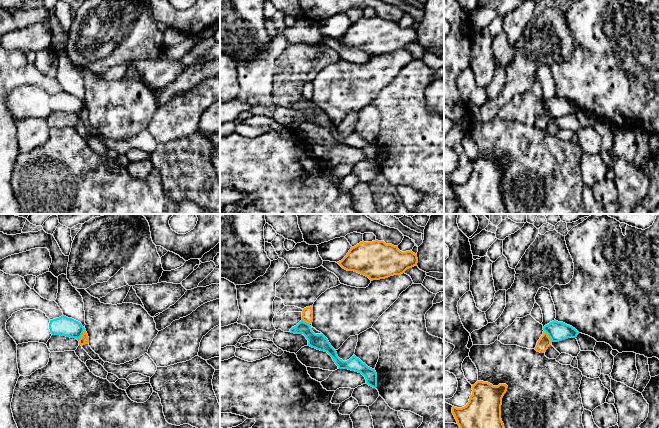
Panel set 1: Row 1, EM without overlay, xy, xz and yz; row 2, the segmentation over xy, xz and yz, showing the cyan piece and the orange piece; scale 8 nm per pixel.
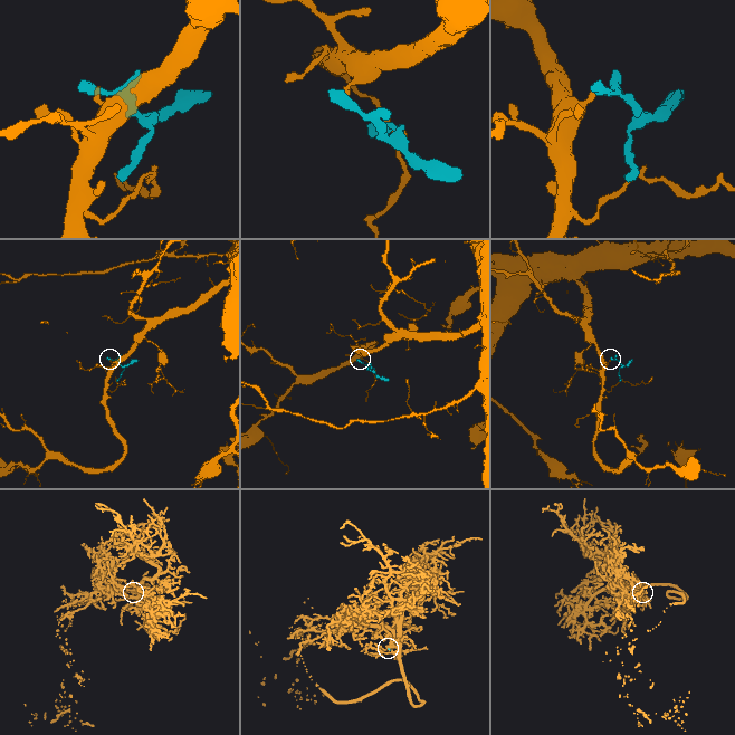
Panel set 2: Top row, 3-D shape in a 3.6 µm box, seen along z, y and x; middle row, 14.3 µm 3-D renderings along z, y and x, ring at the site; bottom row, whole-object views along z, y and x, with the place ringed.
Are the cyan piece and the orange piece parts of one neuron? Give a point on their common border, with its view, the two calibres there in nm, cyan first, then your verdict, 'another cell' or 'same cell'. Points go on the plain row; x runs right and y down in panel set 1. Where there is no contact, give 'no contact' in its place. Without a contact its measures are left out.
contact xy (81, 111); calibres 160 and 80 nm; another cell

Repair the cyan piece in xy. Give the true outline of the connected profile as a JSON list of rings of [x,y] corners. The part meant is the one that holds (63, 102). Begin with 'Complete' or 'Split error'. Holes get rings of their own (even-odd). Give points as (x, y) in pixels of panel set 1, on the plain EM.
Complete. [[[64,91],[50,96],[49,105],[52,111],[66,112],[77,116],[80,115],[85,106],[80,98]]]

